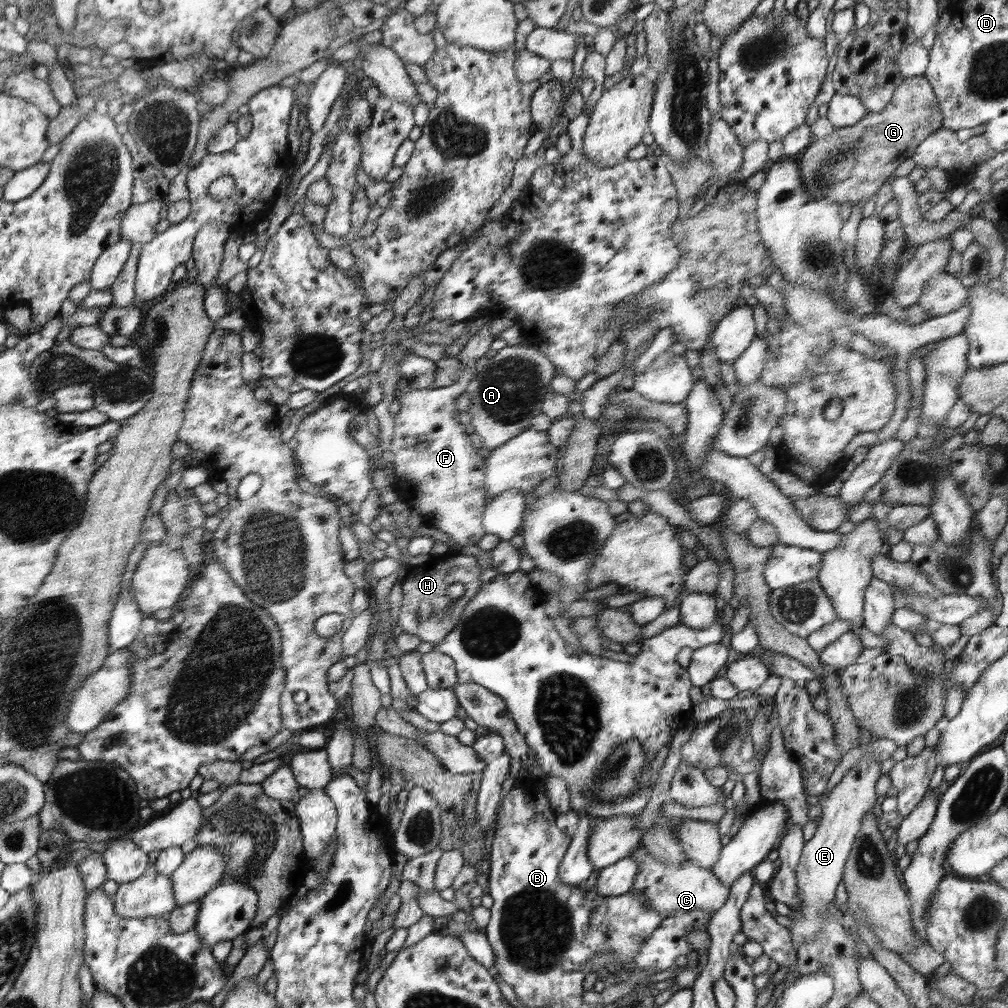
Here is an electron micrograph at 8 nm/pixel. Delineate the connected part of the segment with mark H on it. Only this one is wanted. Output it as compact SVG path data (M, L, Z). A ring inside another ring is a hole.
M451 552L437 558L428 557L414 562L408 575L402 580L403 601L397 624L403 633L413 634L424 642L440 642L450 634L460 622L460 617L478 589L480 589L481 566L475 556ZM455 583L465 587L464 595L458 600L448 597L448 588ZM446 610L450 613L446 615Z

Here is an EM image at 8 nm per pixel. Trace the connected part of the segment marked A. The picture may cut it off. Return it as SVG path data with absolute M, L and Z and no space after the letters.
M524 342L524 346L508 345L508 348L516 348L516 356L506 358L501 362L490 359L490 363L475 374L464 392L470 398L470 409L466 412L472 416L471 423L474 426L474 432L481 436L484 447L490 451L531 427L532 418L541 413L543 398L556 371L554 363L538 347L530 347Z

